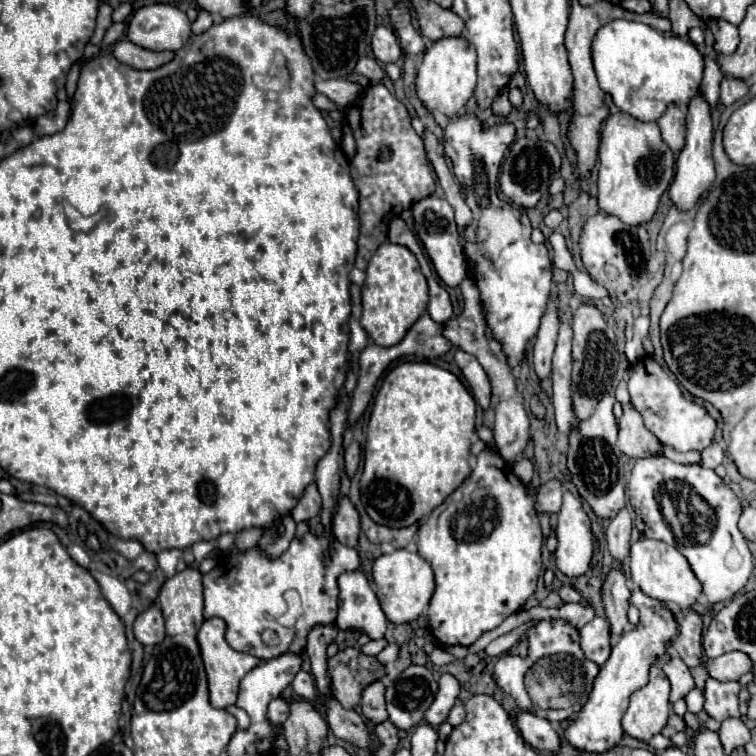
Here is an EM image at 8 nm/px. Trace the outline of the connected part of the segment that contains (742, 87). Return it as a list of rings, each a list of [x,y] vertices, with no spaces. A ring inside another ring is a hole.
[[[723,78],[723,82],[721,82],[721,102],[725,106],[741,100],[747,92],[749,92],[747,80],[741,80],[741,78]]]

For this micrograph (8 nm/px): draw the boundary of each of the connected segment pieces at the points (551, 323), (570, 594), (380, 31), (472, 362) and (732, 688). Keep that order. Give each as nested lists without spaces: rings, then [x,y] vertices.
[[[551,296],[549,306],[541,318],[541,328],[535,336],[537,340],[533,346],[533,366],[541,380],[551,376],[551,360],[555,352],[555,342],[557,342],[557,330],[559,330],[557,306],[555,306],[555,296]]]
[[[569,586],[561,588],[561,590],[559,590],[559,596],[561,596],[563,602],[581,602],[581,604],[587,604],[587,600],[585,600],[577,590],[573,590],[573,588],[569,588]]]
[[[377,26],[371,42],[371,50],[375,46],[375,58],[383,64],[387,62],[397,62],[401,58],[401,46],[395,36],[395,32],[387,26]]]
[[[457,350],[455,354],[455,362],[459,364],[459,368],[463,370],[469,386],[471,386],[471,392],[473,392],[473,398],[477,400],[477,404],[487,410],[489,404],[491,404],[491,384],[489,384],[489,378],[485,374],[485,370],[481,368],[481,364],[477,362],[477,358],[465,350]]]
[[[709,678],[705,683],[705,712],[723,722],[729,716],[739,718],[741,716],[739,710],[739,700],[737,696],[741,691],[738,681],[720,682],[713,678]]]

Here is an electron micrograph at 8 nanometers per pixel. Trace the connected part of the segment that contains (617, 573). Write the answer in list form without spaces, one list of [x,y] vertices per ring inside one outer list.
[[[611,570],[607,580],[603,582],[603,606],[607,612],[607,620],[611,624],[611,634],[617,638],[629,628],[627,606],[629,606],[629,588],[627,578],[621,570]]]

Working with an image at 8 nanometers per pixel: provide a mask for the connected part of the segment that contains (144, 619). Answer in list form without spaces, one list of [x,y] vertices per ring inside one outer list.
[[[153,604],[147,612],[137,616],[137,620],[133,624],[133,632],[135,632],[135,638],[143,646],[155,646],[155,644],[163,642],[165,626],[163,626],[163,616],[161,616],[157,604]]]

